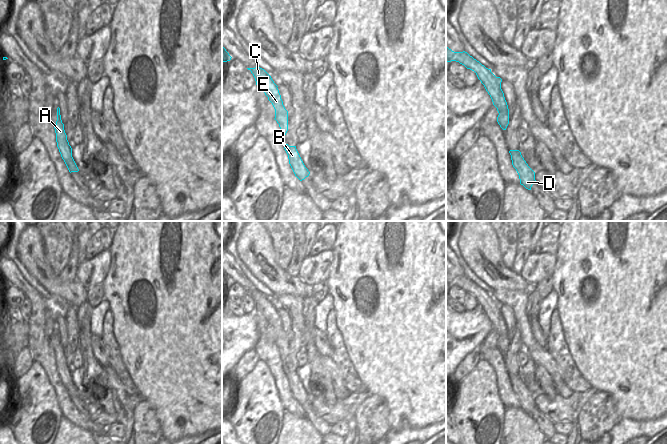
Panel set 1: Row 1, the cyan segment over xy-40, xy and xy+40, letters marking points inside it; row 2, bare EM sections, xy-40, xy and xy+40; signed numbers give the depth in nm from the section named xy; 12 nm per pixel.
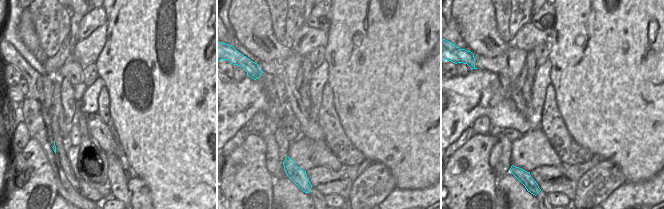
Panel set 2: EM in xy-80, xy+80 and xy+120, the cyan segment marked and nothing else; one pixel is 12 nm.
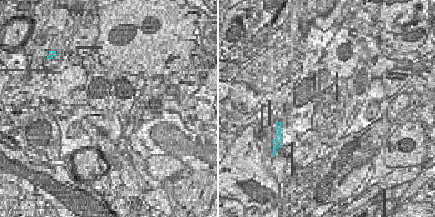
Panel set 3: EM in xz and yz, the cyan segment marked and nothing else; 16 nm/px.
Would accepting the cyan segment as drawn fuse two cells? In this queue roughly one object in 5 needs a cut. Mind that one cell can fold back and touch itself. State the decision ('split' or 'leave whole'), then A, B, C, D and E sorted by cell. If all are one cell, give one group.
leave whole; A B C D E

